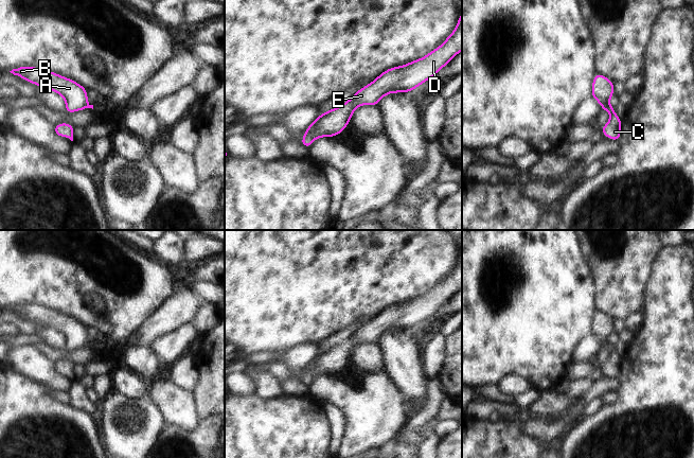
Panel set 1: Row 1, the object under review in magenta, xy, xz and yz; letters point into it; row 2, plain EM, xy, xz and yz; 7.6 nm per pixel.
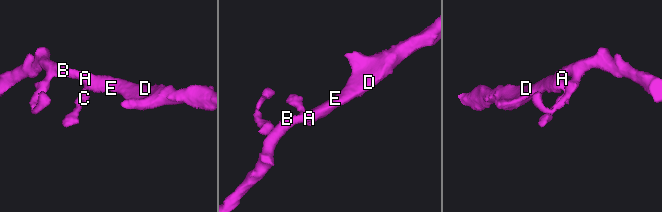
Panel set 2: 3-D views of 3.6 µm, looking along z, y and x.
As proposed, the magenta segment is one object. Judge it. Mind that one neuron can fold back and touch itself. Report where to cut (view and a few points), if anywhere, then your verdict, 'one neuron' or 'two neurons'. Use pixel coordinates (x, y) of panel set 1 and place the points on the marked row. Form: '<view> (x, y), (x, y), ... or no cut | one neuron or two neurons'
no cut | one neuron

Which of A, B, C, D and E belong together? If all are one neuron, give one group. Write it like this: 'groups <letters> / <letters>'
groups A B C D E

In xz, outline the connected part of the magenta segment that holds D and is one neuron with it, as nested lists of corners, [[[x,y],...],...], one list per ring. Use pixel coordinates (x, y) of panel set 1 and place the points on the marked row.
[[[462,12],[453,32],[443,43],[426,56],[384,71],[369,85],[359,89],[349,101],[318,116],[305,129],[301,144],[309,148],[315,139],[341,134],[351,122],[355,109],[361,105],[377,106],[388,93],[410,92],[432,78],[462,51]]]

